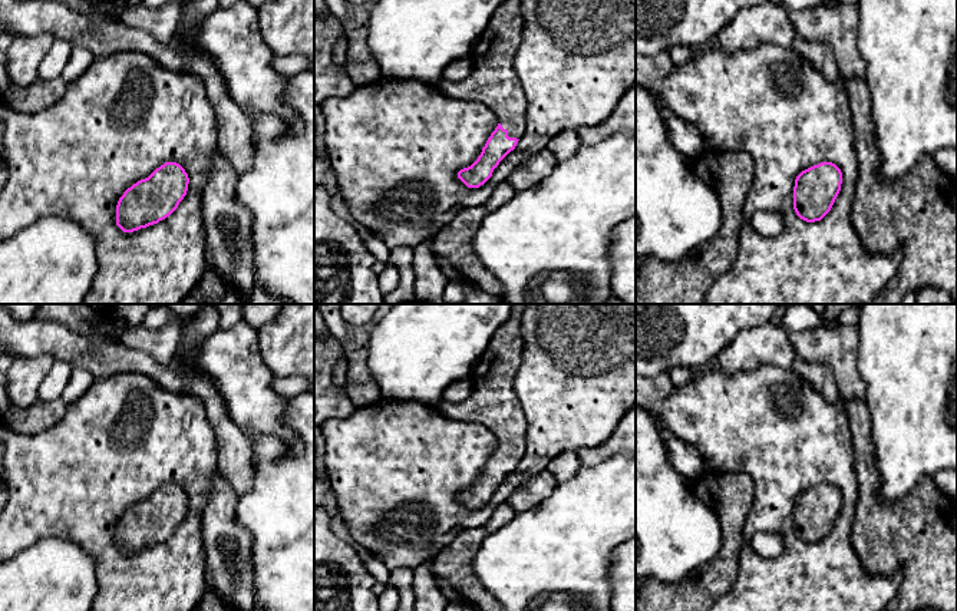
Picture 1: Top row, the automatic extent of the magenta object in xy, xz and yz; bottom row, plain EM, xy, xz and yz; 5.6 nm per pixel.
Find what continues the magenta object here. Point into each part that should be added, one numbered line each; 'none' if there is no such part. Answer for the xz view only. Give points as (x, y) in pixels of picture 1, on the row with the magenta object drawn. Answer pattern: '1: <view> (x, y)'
1: xz (492, 81)

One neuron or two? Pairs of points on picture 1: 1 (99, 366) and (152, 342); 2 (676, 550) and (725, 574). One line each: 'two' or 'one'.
1: two
2: two

